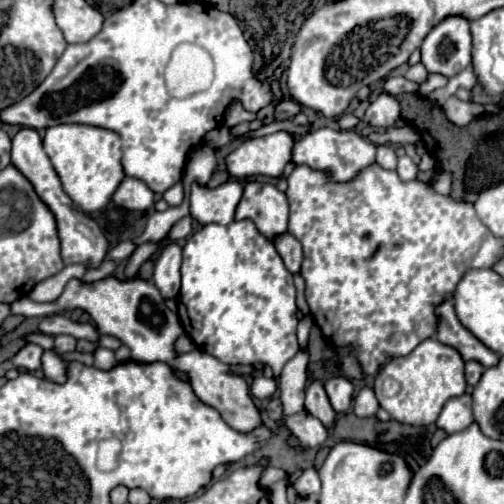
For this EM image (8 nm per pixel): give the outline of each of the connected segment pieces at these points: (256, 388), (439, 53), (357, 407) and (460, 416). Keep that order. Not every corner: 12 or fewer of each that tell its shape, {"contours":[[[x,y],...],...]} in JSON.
{"contours":[[[254,376],[253,397],[268,400],[276,392],[274,378]],[[450,16],[420,48],[430,74],[450,78],[470,66],[470,22]],[[362,388],[354,398],[354,414],[376,416],[374,390]],[[462,394],[444,404],[436,426],[446,434],[474,422],[472,398]]]}

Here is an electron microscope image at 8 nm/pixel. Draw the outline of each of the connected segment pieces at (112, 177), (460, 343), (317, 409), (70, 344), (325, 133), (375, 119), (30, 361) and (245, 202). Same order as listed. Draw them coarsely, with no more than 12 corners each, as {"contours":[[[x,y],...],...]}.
{"contours":[[[86,124],[46,130],[42,146],[84,212],[124,178],[120,136]],[[452,300],[436,308],[436,338],[456,348],[466,362],[484,368],[500,362],[456,318]],[[322,382],[308,384],[304,408],[326,428],[336,420]],[[54,336],[56,350],[62,354],[76,350],[76,338]],[[316,128],[294,142],[292,164],[348,182],[376,162],[354,130]],[[382,92],[364,114],[364,122],[388,128],[400,118],[400,104]],[[26,344],[12,364],[26,372],[42,368],[44,350],[38,344]],[[250,182],[236,220],[252,220],[270,242],[288,230],[288,200]]]}

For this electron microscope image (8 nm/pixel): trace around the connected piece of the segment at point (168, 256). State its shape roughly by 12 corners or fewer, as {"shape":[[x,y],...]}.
{"shape":[[160,248],[152,282],[164,298],[180,292],[182,248]]}

